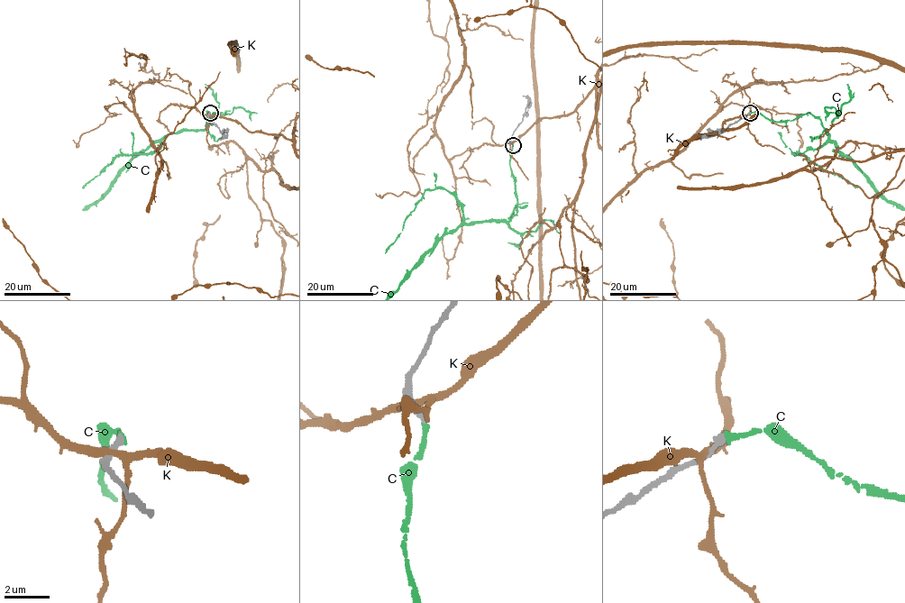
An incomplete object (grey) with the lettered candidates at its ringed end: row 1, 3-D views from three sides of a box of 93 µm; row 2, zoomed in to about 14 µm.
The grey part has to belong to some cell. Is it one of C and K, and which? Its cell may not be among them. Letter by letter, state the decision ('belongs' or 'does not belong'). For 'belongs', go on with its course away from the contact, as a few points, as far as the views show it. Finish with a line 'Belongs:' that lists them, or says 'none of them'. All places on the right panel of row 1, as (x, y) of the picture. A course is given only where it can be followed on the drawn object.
C: belongs
K: does not belong
Belongs: C

